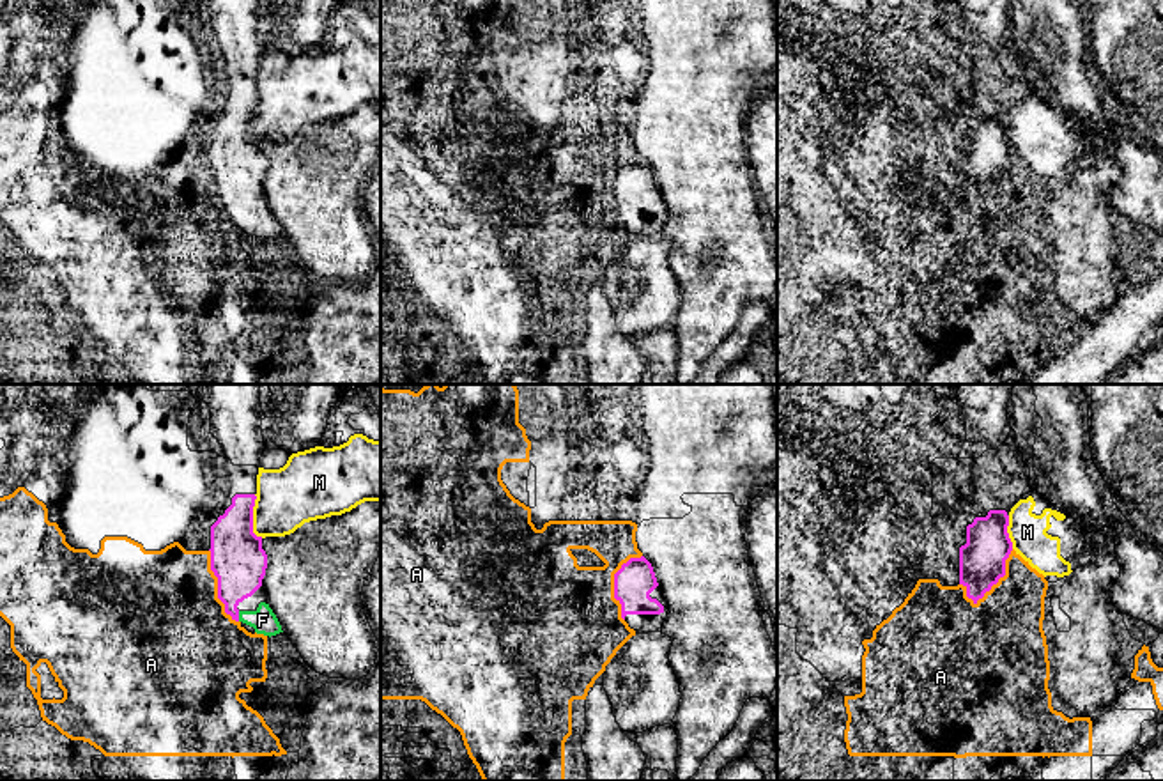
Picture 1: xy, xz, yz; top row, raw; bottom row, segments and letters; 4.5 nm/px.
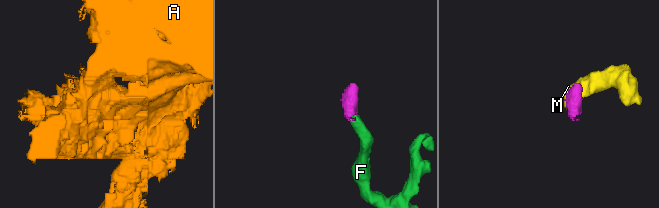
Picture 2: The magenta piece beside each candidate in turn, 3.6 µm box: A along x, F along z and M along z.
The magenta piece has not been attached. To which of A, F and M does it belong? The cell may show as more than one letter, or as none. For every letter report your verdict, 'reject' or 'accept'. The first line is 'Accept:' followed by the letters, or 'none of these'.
Accept: F
A: reject
F: accept
M: reject

